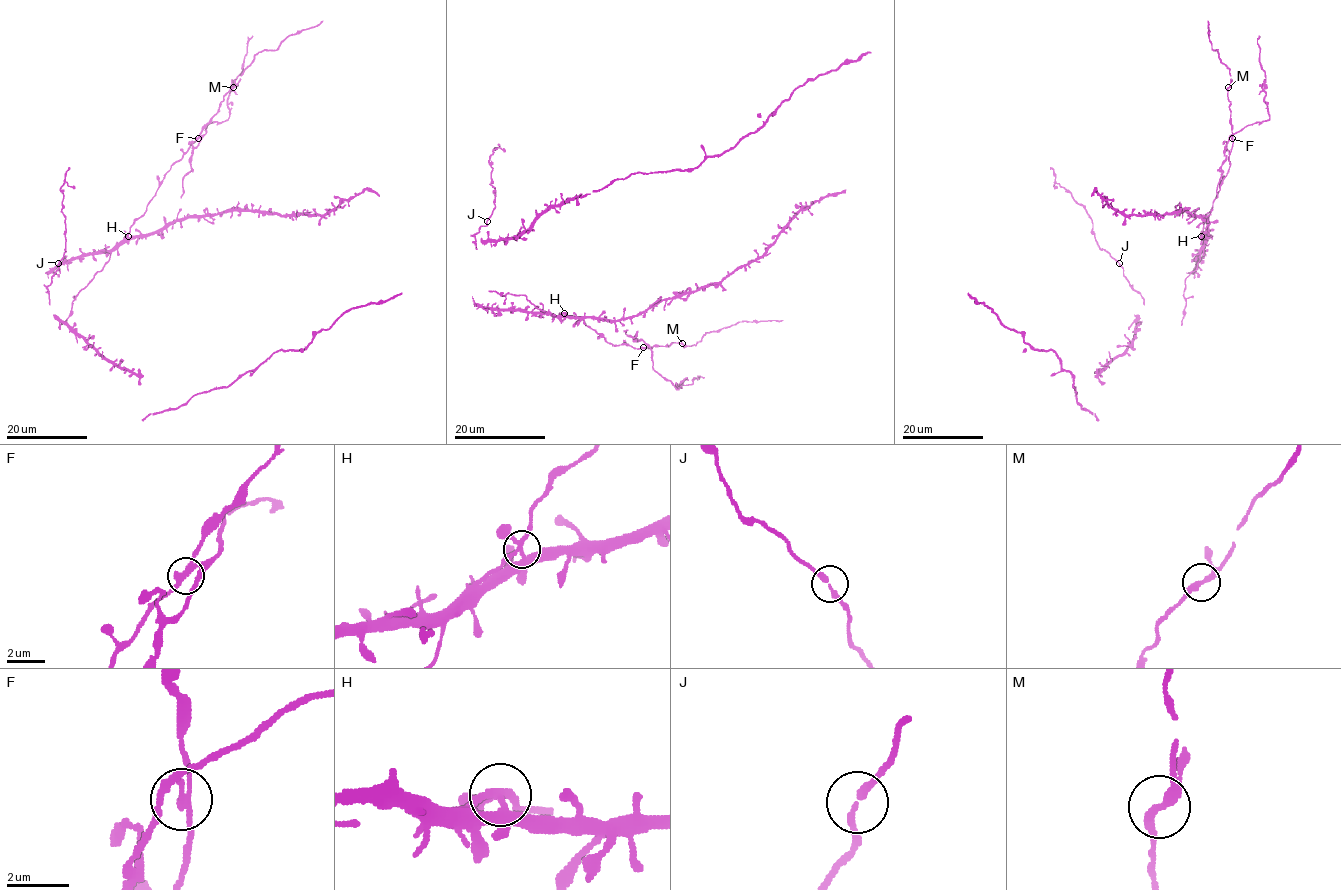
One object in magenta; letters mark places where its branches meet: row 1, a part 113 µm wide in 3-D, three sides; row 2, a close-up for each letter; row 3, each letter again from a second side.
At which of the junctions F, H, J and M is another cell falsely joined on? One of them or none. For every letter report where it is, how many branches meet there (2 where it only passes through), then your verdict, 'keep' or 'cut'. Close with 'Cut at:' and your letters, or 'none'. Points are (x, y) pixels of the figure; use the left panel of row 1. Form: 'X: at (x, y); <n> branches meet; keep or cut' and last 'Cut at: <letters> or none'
F: at (198, 138); 3 branches meet; cut
H: at (128, 236); 4 branches meet; keep
J: at (58, 263); 2 branches meet; keep
M: at (233, 87); 3 branches meet; keep
Cut at: F

